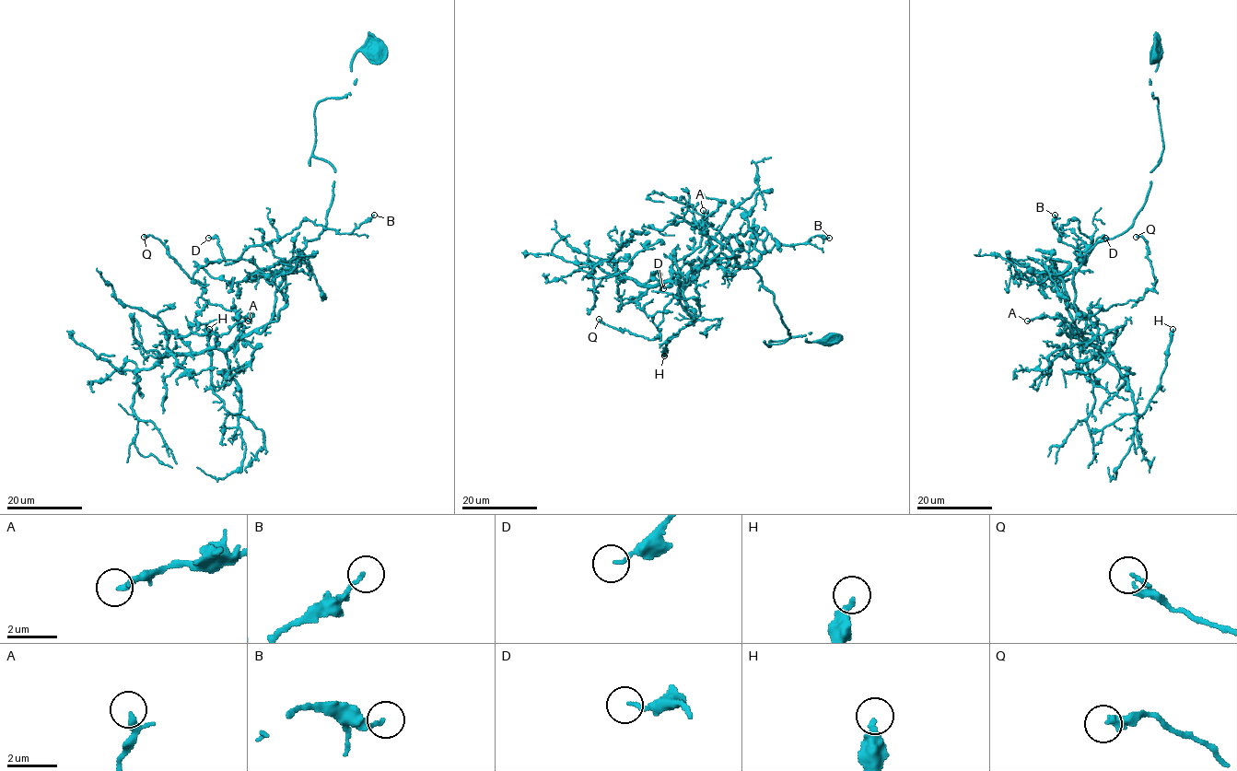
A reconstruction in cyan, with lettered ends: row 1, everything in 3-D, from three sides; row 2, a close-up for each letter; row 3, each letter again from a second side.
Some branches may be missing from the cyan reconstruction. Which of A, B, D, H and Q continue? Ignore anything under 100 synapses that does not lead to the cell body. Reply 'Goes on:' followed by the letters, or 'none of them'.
Goes on: none of them

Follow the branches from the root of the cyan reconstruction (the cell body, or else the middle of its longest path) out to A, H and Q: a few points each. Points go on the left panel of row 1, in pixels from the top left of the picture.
A: (376, 55), (314, 110), (325, 227), (274, 317), (215, 346), (248, 321)
H: (376, 55), (316, 108), (332, 203), (226, 352), (238, 415), (209, 329)
Q: (376, 55), (358, 51), (349, 92), (316, 108), (332, 203), (267, 323), (237, 340), (236, 312), (144, 237)

